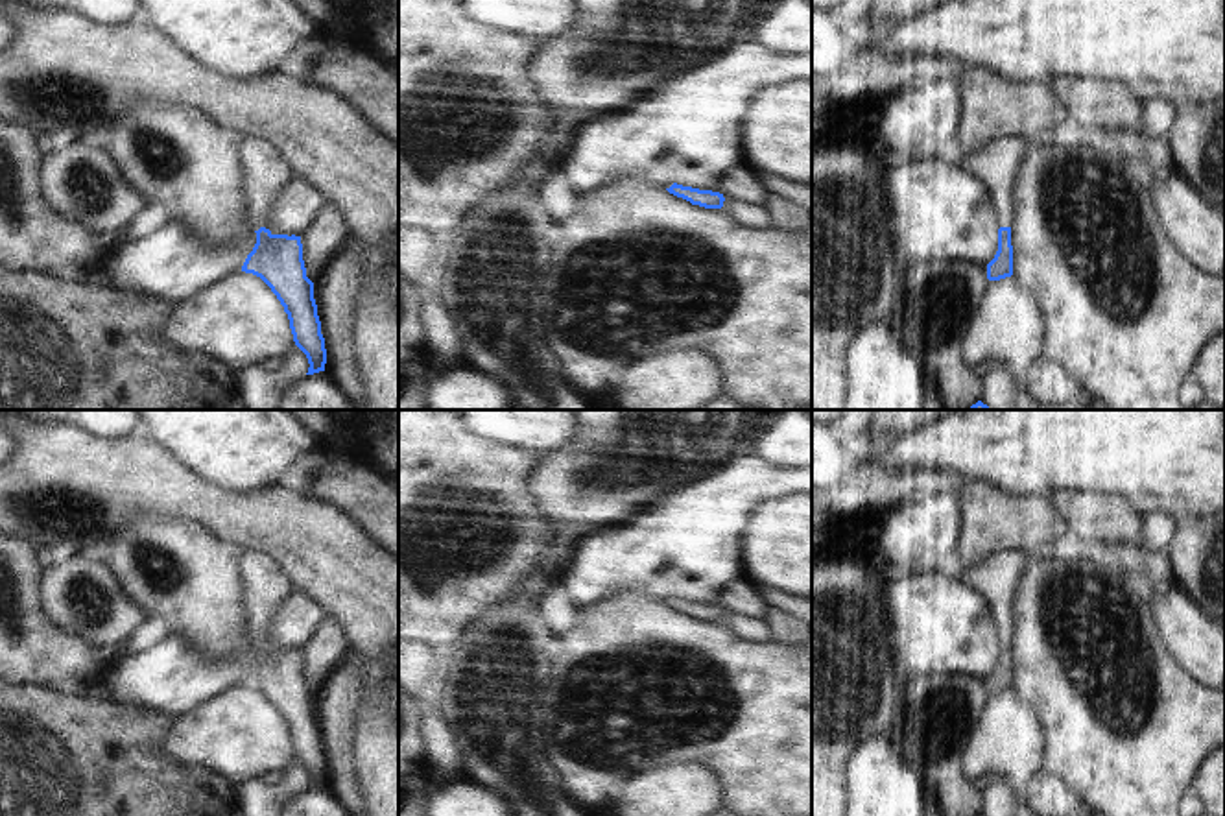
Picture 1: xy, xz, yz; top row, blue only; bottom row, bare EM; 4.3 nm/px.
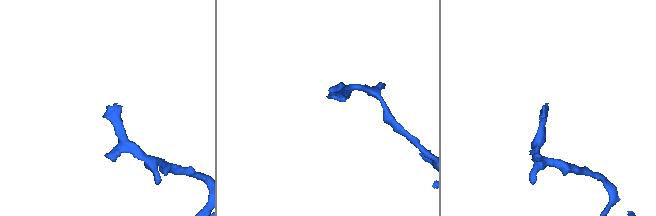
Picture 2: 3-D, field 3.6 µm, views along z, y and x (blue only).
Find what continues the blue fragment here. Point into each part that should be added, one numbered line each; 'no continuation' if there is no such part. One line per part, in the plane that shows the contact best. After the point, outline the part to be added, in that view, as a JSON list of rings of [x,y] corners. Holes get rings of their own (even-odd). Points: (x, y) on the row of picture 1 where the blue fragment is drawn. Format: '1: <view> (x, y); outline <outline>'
1: xy (266, 174); outline [[[242,137],[245,220],[251,231],[268,225],[275,201],[295,177],[280,151],[268,140]]]

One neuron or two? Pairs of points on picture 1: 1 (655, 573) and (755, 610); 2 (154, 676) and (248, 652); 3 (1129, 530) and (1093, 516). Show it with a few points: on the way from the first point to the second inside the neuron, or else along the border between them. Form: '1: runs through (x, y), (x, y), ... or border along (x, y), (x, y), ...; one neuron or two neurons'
1: border along (740, 575), (720, 591), (718, 600), (722, 606); two neurons
2: runs through (178, 676), (224, 674); one neuron
3: runs through (1120, 523), (1102, 517); one neuron

